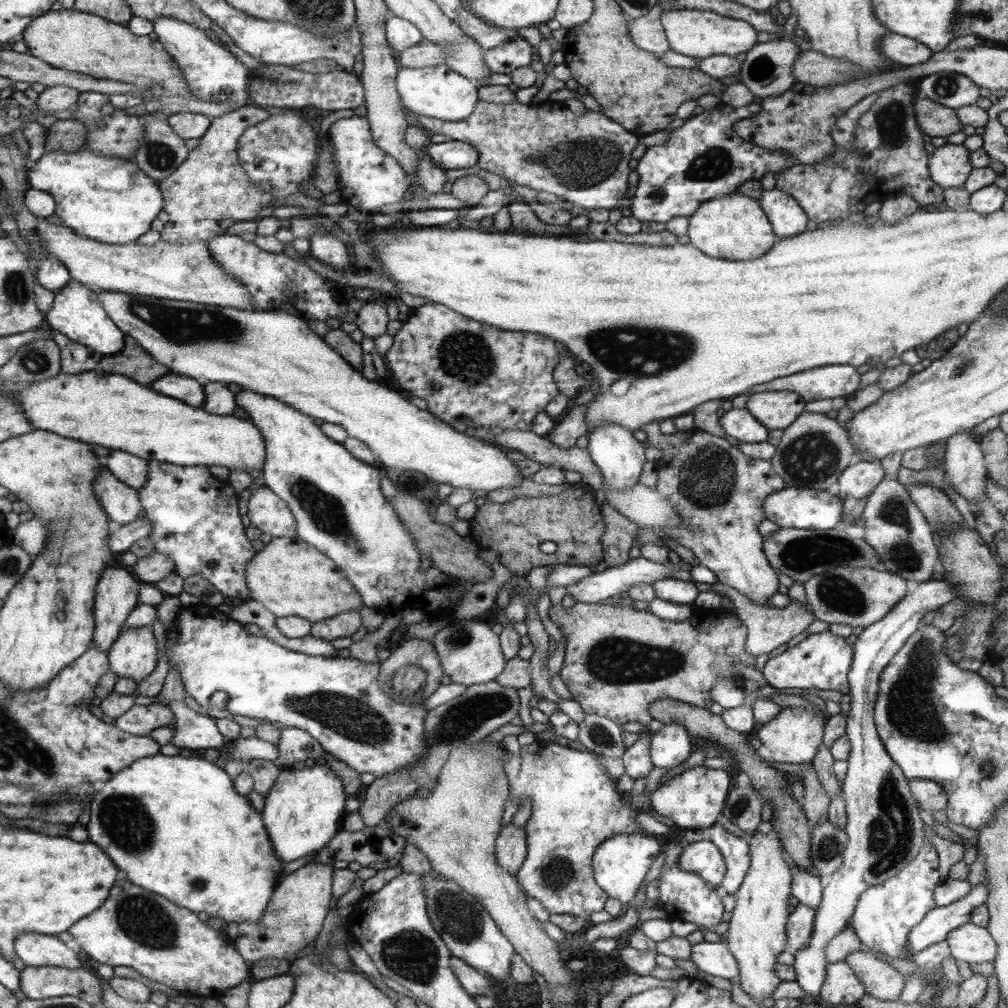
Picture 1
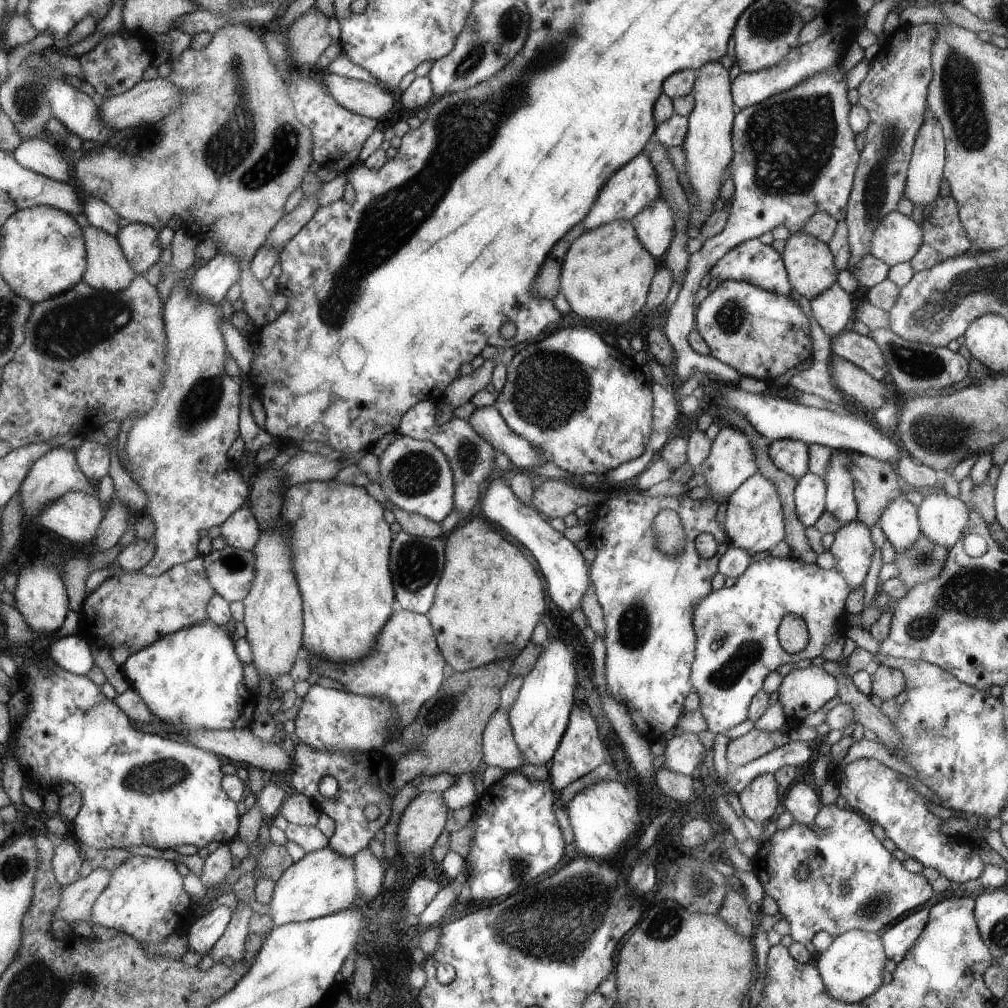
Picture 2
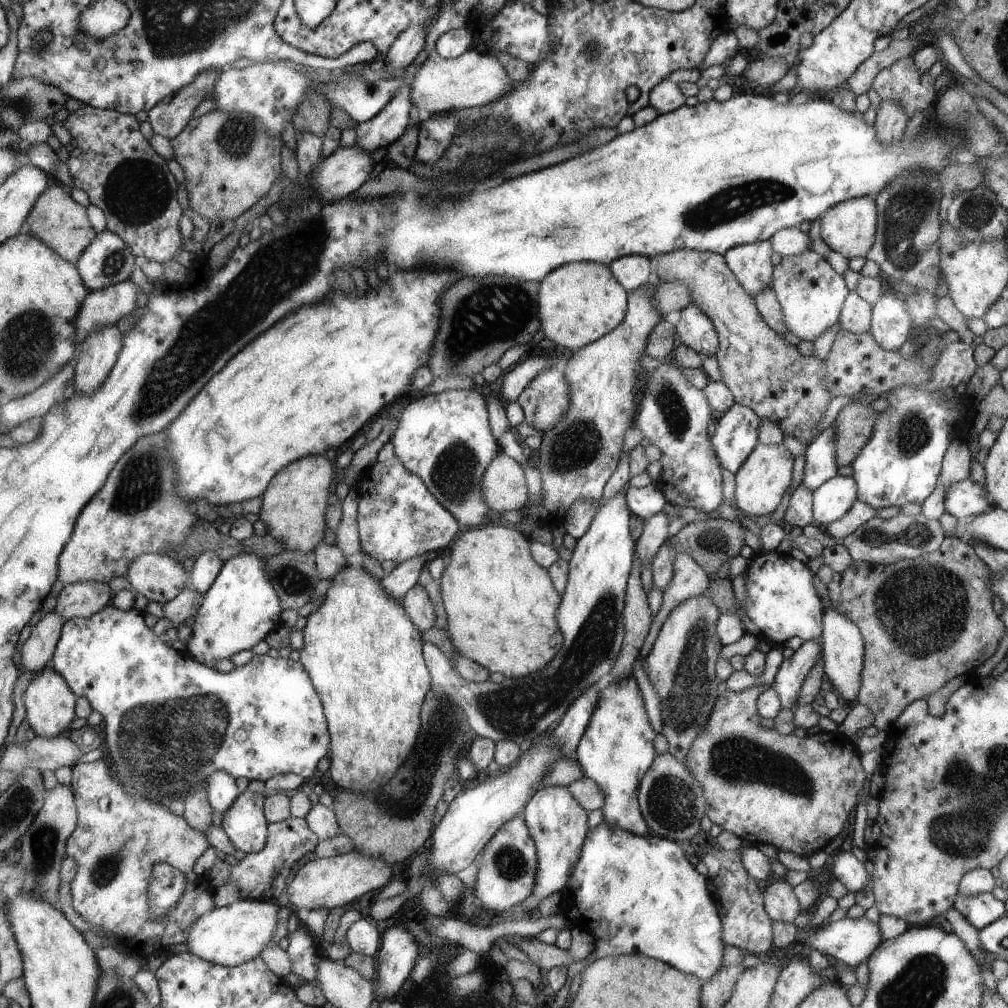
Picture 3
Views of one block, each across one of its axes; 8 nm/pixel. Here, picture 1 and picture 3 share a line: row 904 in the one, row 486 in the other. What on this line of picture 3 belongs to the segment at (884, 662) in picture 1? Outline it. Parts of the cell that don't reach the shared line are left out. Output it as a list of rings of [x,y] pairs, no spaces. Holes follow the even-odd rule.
[[[836,475],[813,492],[813,520],[825,528],[848,513],[858,496],[857,483],[852,477]]]

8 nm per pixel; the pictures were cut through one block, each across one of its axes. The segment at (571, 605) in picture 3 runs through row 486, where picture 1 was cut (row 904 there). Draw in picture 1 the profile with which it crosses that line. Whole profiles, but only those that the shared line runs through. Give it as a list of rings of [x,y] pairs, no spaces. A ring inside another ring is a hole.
[[[644,833],[617,834],[601,842],[599,847],[594,853],[592,864],[596,881],[609,898],[615,898],[628,906],[640,892],[641,884],[648,877],[654,860],[662,854],[663,839]]]

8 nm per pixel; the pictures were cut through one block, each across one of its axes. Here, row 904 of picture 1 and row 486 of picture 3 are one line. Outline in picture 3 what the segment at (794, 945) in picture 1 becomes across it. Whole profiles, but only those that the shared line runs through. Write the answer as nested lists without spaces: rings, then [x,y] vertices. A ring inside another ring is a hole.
[[[801,482],[788,497],[779,520],[785,520],[793,527],[798,526],[800,528],[804,528],[808,524],[814,524],[813,490],[810,490]]]

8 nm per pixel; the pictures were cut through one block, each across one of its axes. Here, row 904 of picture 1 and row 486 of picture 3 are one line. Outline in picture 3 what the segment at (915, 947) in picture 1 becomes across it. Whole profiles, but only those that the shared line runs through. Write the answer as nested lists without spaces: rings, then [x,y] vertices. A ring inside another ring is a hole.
[[[972,479],[952,483],[944,495],[944,508],[958,520],[965,519],[994,508],[989,492]]]

